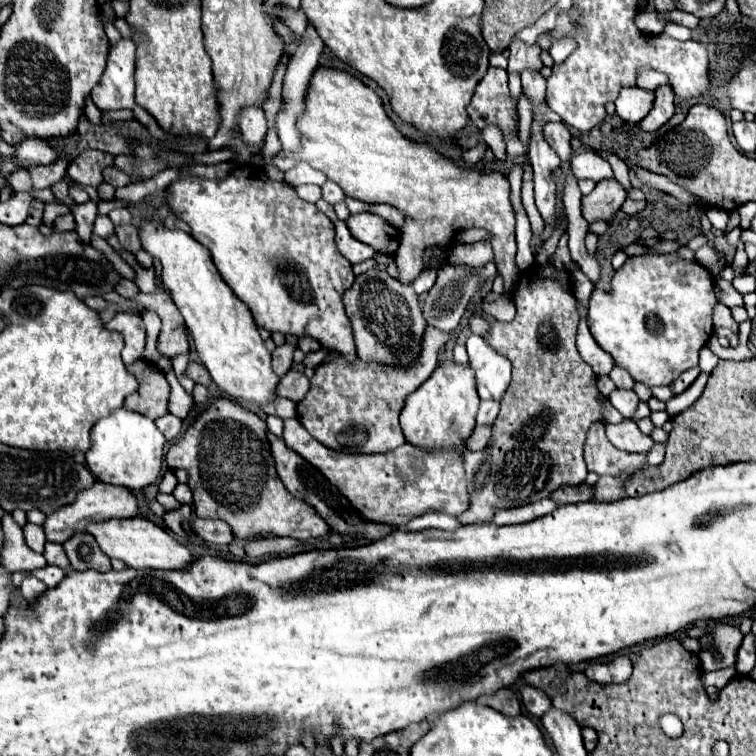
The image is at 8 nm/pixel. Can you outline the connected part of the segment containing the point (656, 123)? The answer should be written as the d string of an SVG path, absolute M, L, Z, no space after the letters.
M658 86L654 92L654 106L648 112L648 116L642 120L638 126L646 132L658 130L664 122L668 122L675 112L675 95L672 88L668 86Z

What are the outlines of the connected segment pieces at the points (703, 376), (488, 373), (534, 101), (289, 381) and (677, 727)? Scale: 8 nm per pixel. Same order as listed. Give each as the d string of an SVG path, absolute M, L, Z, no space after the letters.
M700 372L698 380L696 380L686 392L682 392L682 394L670 398L670 400L666 402L666 412L668 412L668 416L674 418L674 416L678 416L680 412L688 410L688 408L702 396L704 386L706 386L706 380L708 380L708 374L706 374L706 372Z
M472 334L466 340L470 364L476 370L478 396L482 400L500 402L510 384L510 360L496 354L482 336Z
M524 70L524 74L522 74L522 90L524 90L524 96L530 100L534 114L546 118L548 122L561 120L561 118L558 118L558 114L552 112L548 108L548 104L546 104L546 80L538 72Z
M290 370L286 376L282 376L278 384L278 396L290 398L294 402L300 402L310 388L310 380L300 370Z
M664 714L664 716L660 716L658 724L660 724L660 730L662 730L668 738L678 738L678 736L682 736L682 722L680 722L680 718L678 718L676 714Z

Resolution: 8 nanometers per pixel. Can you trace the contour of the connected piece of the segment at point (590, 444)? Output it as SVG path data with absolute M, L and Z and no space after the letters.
M604 422L590 426L584 444L584 458L588 472L612 476L618 476L620 472L634 472L646 462L644 454L628 454L614 448L604 434Z

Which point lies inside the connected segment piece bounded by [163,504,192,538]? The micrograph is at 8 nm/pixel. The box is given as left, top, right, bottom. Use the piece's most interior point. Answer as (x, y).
(173, 519)

